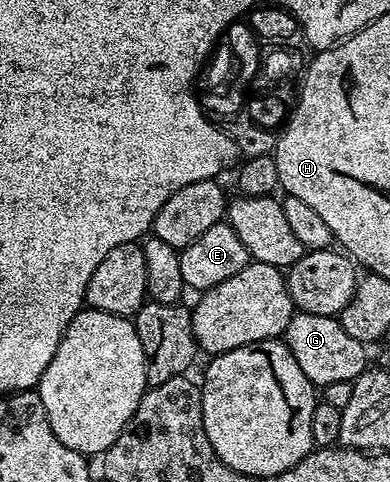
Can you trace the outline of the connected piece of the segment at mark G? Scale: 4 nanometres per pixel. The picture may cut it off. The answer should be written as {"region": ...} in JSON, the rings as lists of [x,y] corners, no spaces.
{"region":[[[296,311],[291,317],[285,333],[285,343],[293,358],[297,358],[297,366],[305,373],[312,384],[322,386],[333,382],[354,380],[368,367],[368,349],[357,338],[345,334],[338,319],[333,316],[318,316],[308,312]]]}

